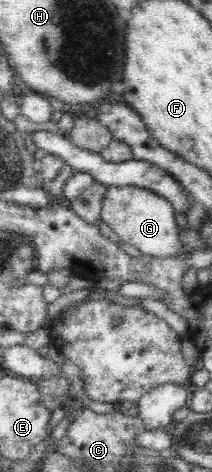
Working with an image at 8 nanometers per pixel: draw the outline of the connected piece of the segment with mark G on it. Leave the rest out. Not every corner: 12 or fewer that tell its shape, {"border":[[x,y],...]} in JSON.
{"border":[[106,186],[101,220],[144,255],[180,256],[176,210],[158,192]]}

